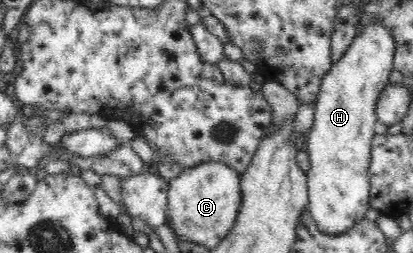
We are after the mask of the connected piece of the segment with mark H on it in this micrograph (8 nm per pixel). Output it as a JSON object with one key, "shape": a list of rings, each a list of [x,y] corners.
{"shape":[[[370,22],[366,26],[360,26],[357,28],[357,34],[354,38],[353,44],[346,50],[346,53],[342,58],[338,59],[338,62],[333,63],[330,70],[326,73],[326,76],[322,79],[321,89],[319,97],[315,102],[315,119],[313,125],[308,132],[308,146],[307,153],[310,157],[309,169],[305,172],[307,176],[307,185],[309,192],[309,203],[307,209],[310,216],[314,219],[318,230],[321,230],[324,234],[344,234],[348,232],[354,226],[355,222],[362,221],[366,212],[370,210],[370,175],[368,174],[370,166],[370,152],[372,150],[372,138],[374,138],[374,124],[376,124],[376,106],[380,94],[384,90],[386,84],[388,84],[388,76],[393,71],[394,54],[396,54],[396,43],[394,43],[394,37],[390,34],[390,31],[382,26],[379,22]]]}

